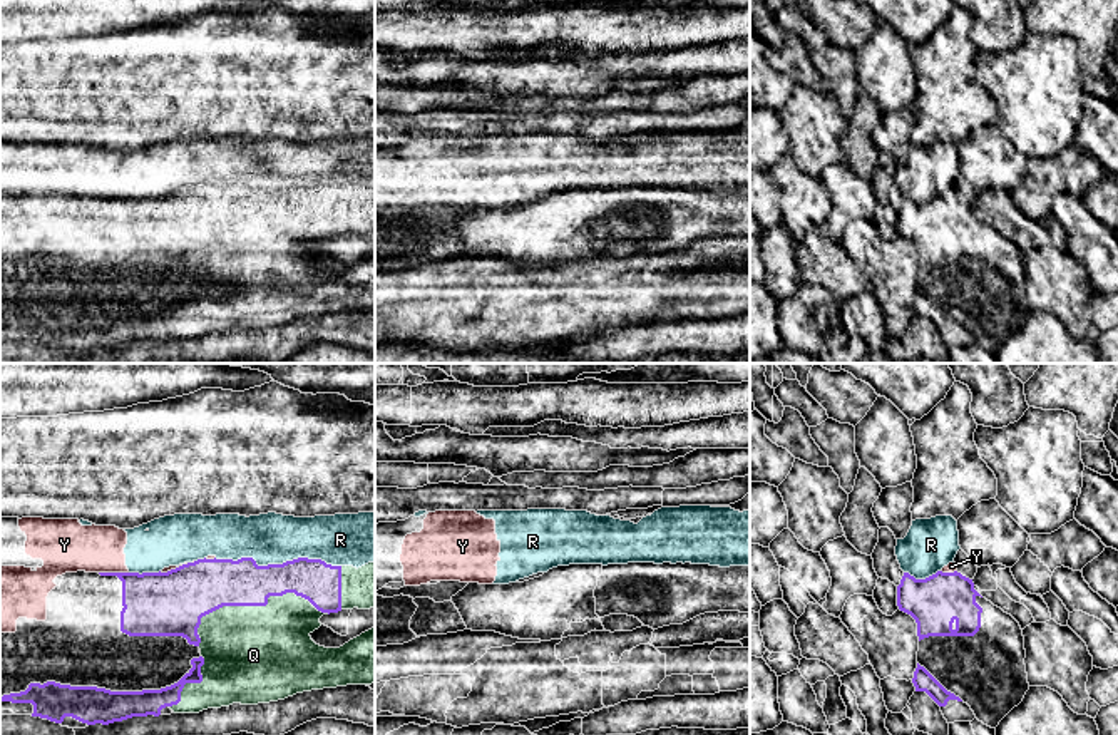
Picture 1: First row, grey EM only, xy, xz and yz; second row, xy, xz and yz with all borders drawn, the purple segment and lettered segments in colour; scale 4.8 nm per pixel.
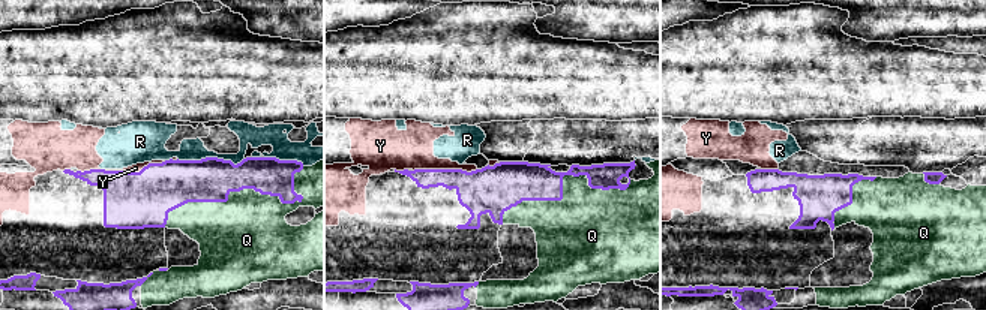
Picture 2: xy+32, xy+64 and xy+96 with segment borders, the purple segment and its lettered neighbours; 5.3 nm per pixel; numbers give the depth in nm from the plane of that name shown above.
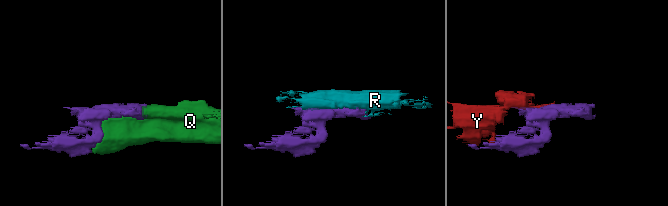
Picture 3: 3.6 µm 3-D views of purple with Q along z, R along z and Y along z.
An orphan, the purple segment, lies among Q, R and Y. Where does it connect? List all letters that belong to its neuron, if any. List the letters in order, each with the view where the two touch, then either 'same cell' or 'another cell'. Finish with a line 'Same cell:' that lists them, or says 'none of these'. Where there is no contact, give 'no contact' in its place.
Q: meets purple in xy; same cell
R: meets purple in xy; another cell
Y: meets purple in xy; same cell
Same cell: Q, Y

